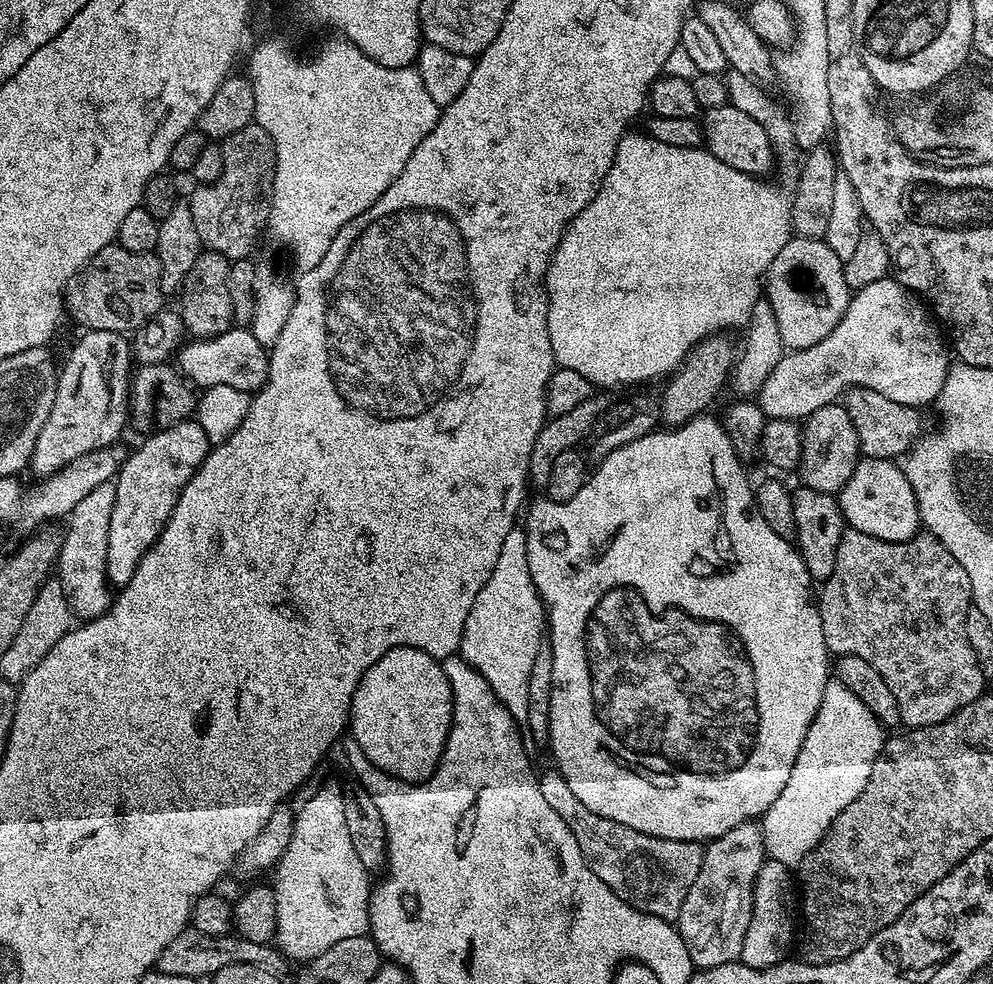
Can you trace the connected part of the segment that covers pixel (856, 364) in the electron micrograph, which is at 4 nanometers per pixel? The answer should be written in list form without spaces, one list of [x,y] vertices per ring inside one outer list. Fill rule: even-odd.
[[[895,278],[871,282],[857,291],[849,299],[848,309],[838,326],[834,326],[834,330],[830,330],[822,342],[809,348],[789,351],[780,359],[778,366],[770,370],[766,382],[758,389],[758,403],[765,417],[769,420],[803,421],[814,414],[814,410],[833,403],[851,387],[878,390],[878,394],[886,394],[886,398],[894,398],[894,402],[913,406],[931,405],[946,382],[950,367],[949,349],[945,337],[944,340],[940,337],[941,329],[937,321],[930,315],[929,309],[927,312],[920,304],[923,304],[921,297],[903,288]]]

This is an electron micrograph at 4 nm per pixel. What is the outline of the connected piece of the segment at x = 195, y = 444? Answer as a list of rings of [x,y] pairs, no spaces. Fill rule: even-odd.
[[[192,418],[153,431],[149,436],[152,437],[133,456],[131,453],[125,459],[114,481],[116,493],[114,510],[110,514],[107,562],[108,579],[116,586],[130,582],[144,555],[156,545],[164,525],[172,517],[180,491],[200,469],[210,451],[205,430]]]

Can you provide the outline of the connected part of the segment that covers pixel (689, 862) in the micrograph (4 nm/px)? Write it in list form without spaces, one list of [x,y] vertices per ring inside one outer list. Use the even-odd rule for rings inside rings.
[[[549,766],[544,773],[541,771],[538,783],[542,798],[546,798],[554,814],[570,826],[590,870],[594,870],[594,874],[598,874],[598,878],[602,878],[618,898],[628,901],[639,912],[649,912],[669,922],[677,919],[686,894],[702,867],[705,845],[701,841],[671,840],[642,834],[630,826],[622,826],[622,822],[610,822],[610,818],[602,818],[586,810],[586,806],[574,798],[574,790],[570,790],[566,778],[555,766]]]

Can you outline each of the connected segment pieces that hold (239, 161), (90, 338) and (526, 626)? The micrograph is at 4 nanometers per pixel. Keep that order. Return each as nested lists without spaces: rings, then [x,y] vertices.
[[[255,122],[227,136],[222,147],[222,174],[214,182],[193,187],[192,200],[189,199],[187,205],[190,214],[194,214],[194,226],[198,226],[201,245],[207,251],[227,256],[232,262],[240,262],[243,256],[251,254],[260,231],[268,228],[276,151],[270,134]]]
[[[88,330],[83,335],[59,369],[54,406],[32,451],[30,468],[40,476],[51,475],[87,452],[113,447],[128,419],[125,409],[116,409],[116,396],[127,397],[130,392],[128,371],[134,365],[134,352],[129,341],[121,333],[106,330]]]
[[[517,526],[506,534],[498,562],[486,586],[478,590],[470,614],[466,614],[464,633],[460,639],[459,655],[476,672],[486,678],[496,697],[503,702],[517,725],[531,718],[528,709],[528,683],[536,668],[536,655],[540,652],[540,639],[546,636],[546,609],[540,591],[530,576],[530,562],[526,558],[527,531]]]

